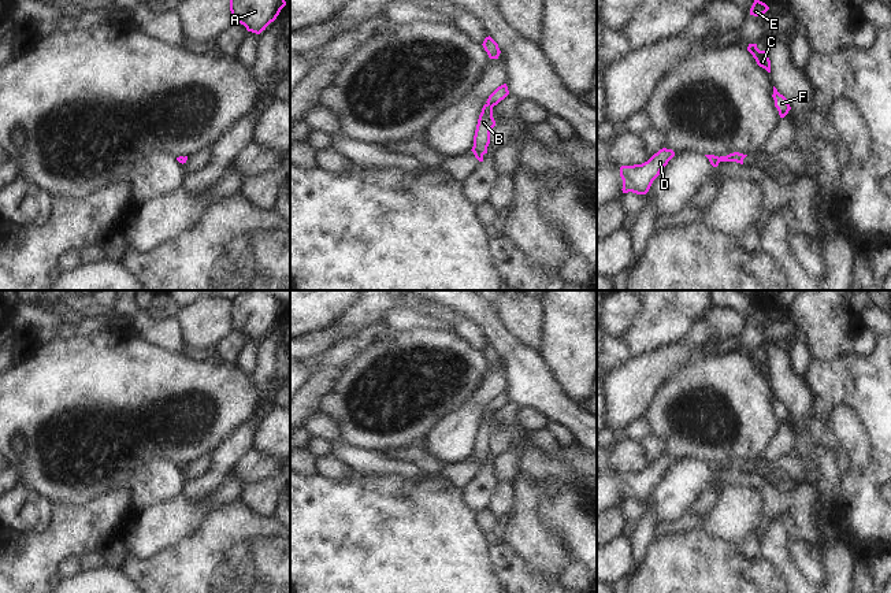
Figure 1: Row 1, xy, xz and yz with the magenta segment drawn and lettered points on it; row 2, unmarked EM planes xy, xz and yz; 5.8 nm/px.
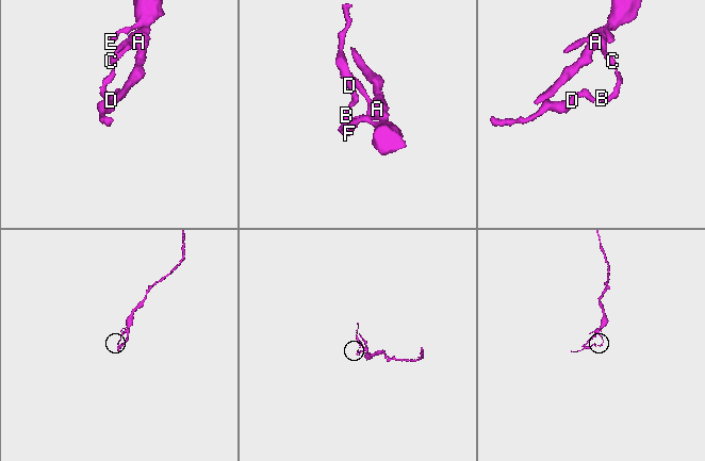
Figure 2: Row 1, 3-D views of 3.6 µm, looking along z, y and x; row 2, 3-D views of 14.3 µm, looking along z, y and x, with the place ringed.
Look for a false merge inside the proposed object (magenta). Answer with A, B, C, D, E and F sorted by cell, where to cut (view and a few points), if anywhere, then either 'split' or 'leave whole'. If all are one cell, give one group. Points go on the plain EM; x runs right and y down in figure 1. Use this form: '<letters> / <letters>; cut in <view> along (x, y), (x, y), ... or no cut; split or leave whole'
A B C D E F; no cut; leave whole

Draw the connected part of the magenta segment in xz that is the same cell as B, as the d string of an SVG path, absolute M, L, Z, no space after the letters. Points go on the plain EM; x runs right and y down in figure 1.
M506 390L498 393L487 405L486 411L482 415L482 419L478 426L472 459L479 468L483 468L483 462L487 460L487 453L490 451L490 438L495 433L493 425L493 414L497 412L509 401Z

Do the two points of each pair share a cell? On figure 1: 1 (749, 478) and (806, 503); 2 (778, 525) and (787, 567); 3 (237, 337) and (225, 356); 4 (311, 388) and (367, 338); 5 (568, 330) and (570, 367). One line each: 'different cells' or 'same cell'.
1: same cell
2: same cell
3: same cell
4: same cell
5: same cell

